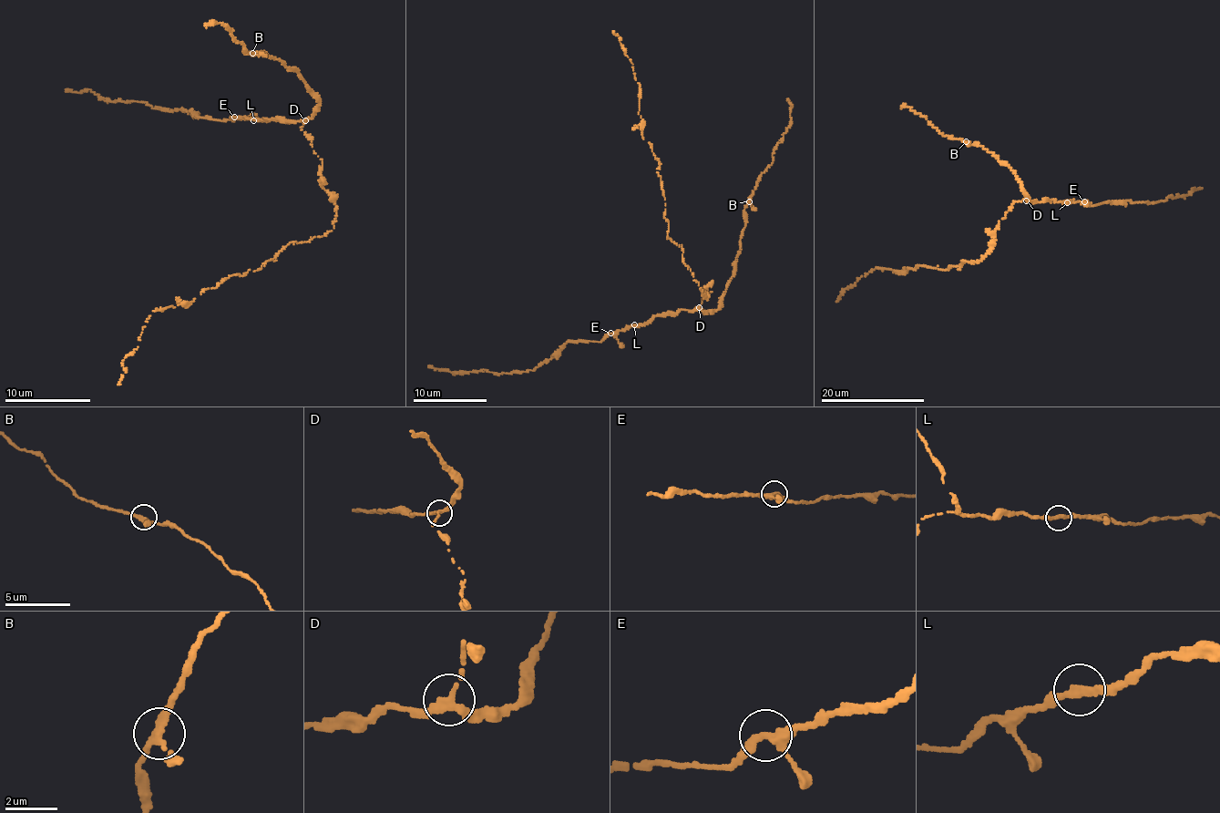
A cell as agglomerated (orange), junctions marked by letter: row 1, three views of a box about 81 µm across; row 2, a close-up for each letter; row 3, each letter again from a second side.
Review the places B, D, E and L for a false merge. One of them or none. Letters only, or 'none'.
D

